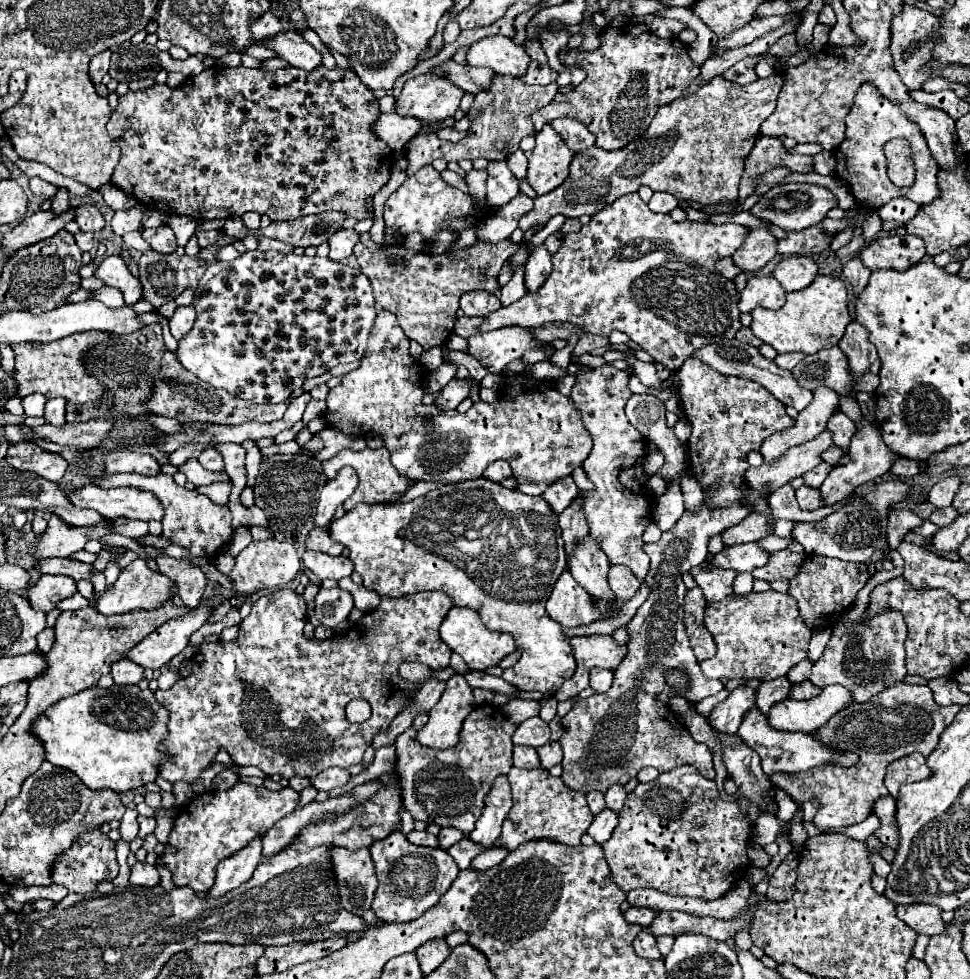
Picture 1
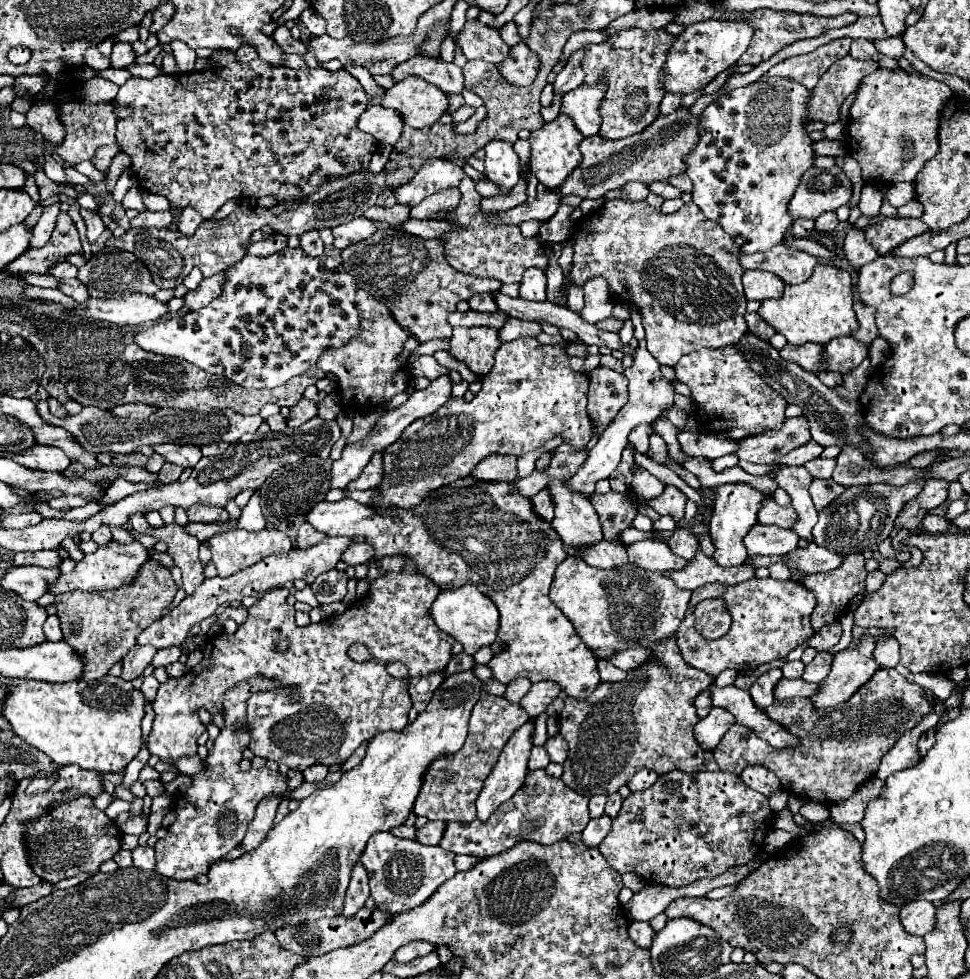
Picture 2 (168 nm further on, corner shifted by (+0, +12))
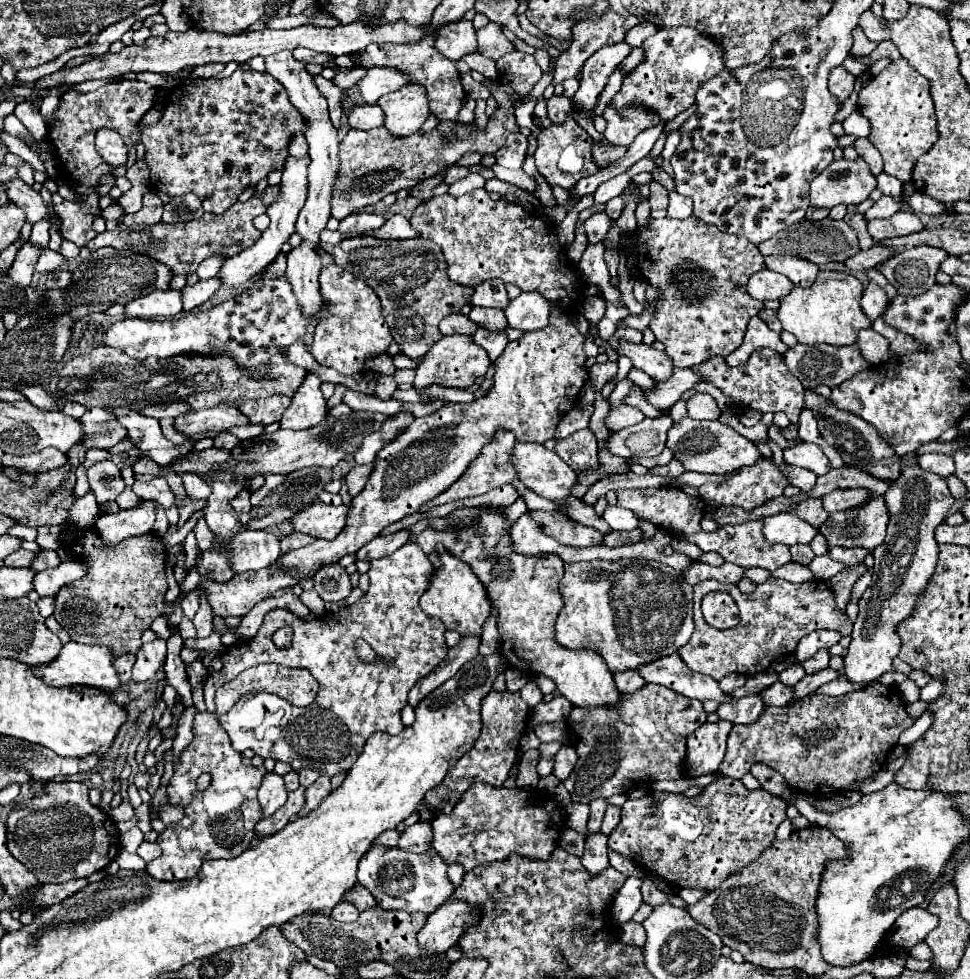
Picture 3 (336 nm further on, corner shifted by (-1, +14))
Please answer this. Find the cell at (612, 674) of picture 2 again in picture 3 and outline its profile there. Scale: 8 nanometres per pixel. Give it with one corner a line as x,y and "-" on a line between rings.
628,670
626,674
614,674
614,680
616,680
618,690
624,694
632,694
640,690
642,686
646,686
646,680
636,670

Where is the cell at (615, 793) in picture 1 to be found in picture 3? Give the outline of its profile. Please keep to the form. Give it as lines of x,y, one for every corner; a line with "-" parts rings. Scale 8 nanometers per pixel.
608,806
602,822
602,834
610,836
610,832
620,824
620,808
618,806

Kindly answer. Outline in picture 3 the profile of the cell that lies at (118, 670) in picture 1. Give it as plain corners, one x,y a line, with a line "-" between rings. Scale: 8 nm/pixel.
152,640
150,644
142,644
136,654
136,664
132,670
134,682
148,682
156,676
166,660
166,640

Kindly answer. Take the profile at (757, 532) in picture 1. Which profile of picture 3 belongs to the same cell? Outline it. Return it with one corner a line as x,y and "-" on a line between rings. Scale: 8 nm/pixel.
810,498
806,502
802,502
802,506
798,506
798,510
790,510
792,514
798,514
800,518
806,518
806,522
810,522
812,526
822,526
828,520
828,512
822,506
820,498

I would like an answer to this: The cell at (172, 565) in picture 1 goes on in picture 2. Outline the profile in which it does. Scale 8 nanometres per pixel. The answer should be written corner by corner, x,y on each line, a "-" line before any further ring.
143,514
131,516
131,526
139,534
149,534
155,540
163,540
167,544
167,554
173,558
175,566
183,572
183,588
187,594
193,594
195,588
205,580
203,564
199,560
199,540
187,534
179,524
169,524
161,528
153,528
147,524

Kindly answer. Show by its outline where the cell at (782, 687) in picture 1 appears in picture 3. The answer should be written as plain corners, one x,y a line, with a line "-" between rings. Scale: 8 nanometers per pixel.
758,694
724,702
718,708
718,716
732,724
752,724
758,720
758,716
762,712
764,712
764,706
762,706
762,700
758,698

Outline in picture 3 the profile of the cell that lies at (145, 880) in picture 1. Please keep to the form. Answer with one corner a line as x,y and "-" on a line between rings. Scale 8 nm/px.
142,842
140,848
138,848
138,856
140,856
142,860
150,862
150,860
154,860
154,858
160,856
160,846
158,846
156,842
154,842
154,844
150,844
150,842

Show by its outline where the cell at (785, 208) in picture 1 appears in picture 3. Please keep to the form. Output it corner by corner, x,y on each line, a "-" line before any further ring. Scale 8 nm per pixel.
834,160
810,184
810,206
834,208
836,204
860,204
876,188
868,164
858,160

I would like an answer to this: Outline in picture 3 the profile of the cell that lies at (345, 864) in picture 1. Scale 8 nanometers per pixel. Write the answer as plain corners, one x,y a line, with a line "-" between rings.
340,902
338,906
334,906
334,910
330,912
330,916
338,922
356,922
358,920
358,910
354,904
348,904
348,902

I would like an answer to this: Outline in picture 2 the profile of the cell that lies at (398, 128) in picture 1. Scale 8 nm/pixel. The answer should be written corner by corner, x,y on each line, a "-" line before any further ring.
371,104
361,116
357,124
363,132
377,138
381,144
395,146
401,138
403,118
393,108
383,108
381,104

